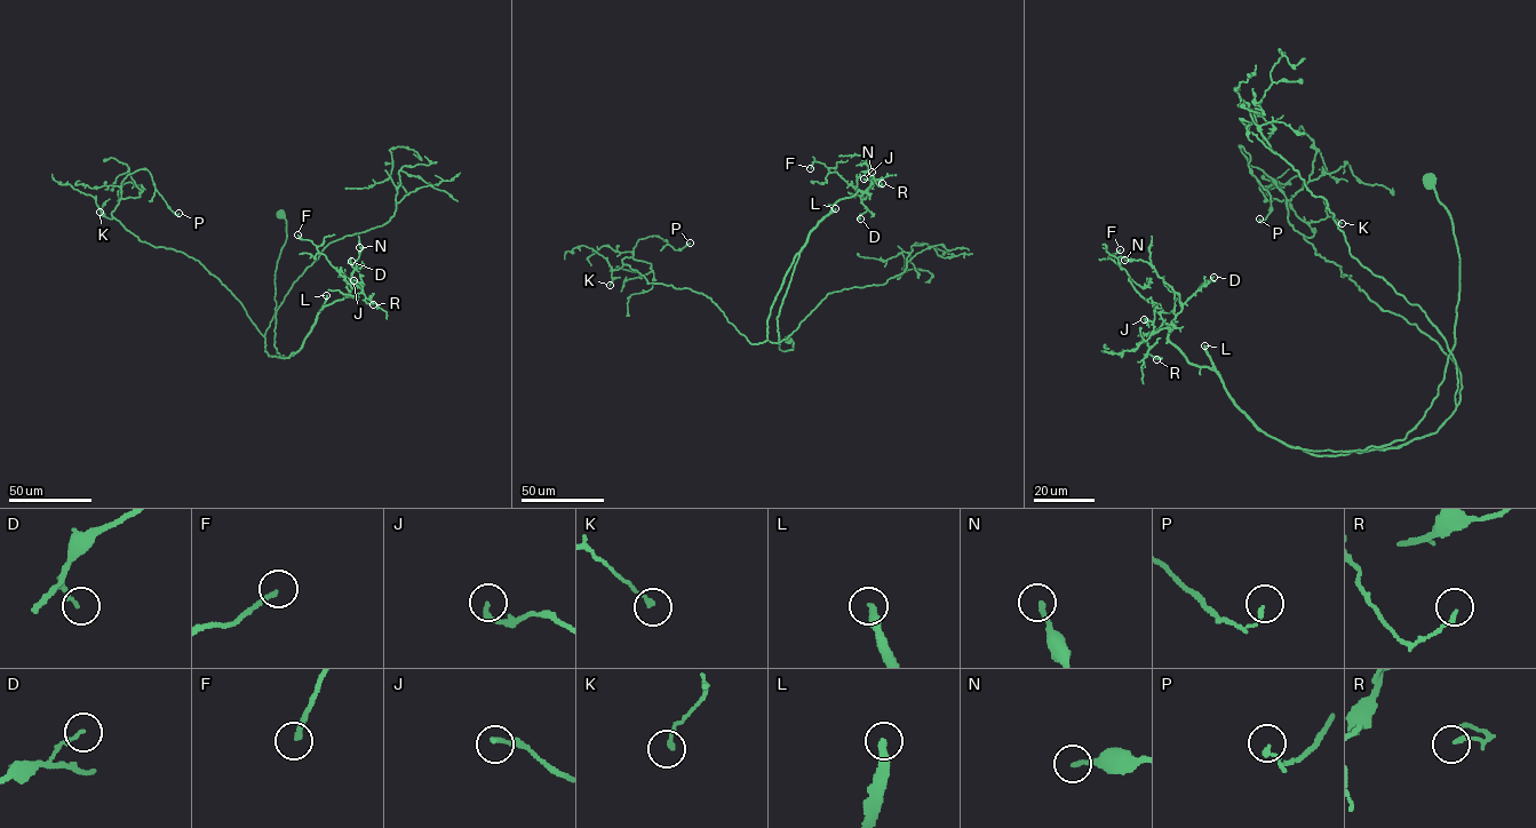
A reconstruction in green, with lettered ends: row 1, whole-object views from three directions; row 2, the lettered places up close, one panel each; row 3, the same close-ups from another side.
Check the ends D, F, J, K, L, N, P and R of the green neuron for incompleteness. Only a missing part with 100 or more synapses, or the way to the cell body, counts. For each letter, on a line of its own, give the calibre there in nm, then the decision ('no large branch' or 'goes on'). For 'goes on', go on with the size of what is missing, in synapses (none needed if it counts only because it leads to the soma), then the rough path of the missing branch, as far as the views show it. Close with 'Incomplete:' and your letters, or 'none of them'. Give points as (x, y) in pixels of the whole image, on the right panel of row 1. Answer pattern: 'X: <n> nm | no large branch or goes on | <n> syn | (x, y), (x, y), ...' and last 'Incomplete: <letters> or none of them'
D: 80 nm | no large branch
F: 180 nm | no large branch
J: 160 nm | no large branch
K: 170 nm | no large branch
L: 280 nm | goes on | 300 syn | (1204, 345), (1193, 318), (1186, 311), (1184, 289), (1136, 244), (1148, 229), (1167, 221), (1204, 188), (1185, 165)
N: 160 nm | no large branch
P: 130 nm | no large branch
R: 160 nm | no large branch
Incomplete: L

